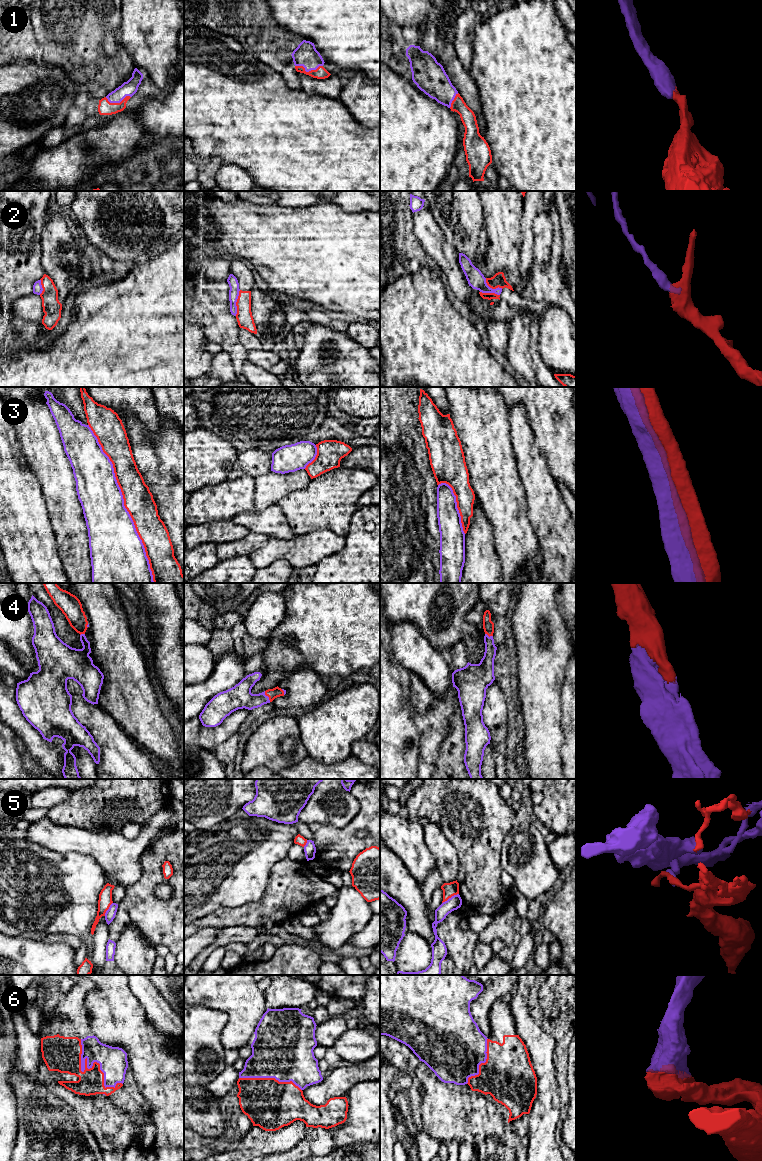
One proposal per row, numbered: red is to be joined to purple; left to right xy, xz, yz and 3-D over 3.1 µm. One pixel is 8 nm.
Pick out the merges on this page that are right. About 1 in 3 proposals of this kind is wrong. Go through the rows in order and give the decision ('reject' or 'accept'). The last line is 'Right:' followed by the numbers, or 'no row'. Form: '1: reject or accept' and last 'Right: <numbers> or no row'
1: accept
2: reject
3: reject
4: accept
5: reject
6: accept
Right: 1, 4, 6

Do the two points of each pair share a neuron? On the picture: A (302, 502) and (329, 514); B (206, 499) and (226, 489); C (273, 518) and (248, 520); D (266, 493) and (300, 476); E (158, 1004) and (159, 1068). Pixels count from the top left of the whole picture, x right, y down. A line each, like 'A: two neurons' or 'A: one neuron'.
A: one neuron
B: one neuron
C: one neuron
D: one neuron
E: two neurons

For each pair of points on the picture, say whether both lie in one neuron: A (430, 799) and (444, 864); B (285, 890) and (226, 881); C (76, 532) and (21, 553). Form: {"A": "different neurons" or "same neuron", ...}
{"A": "different neurons", "B": "different neurons", "C": "different neurons"}

